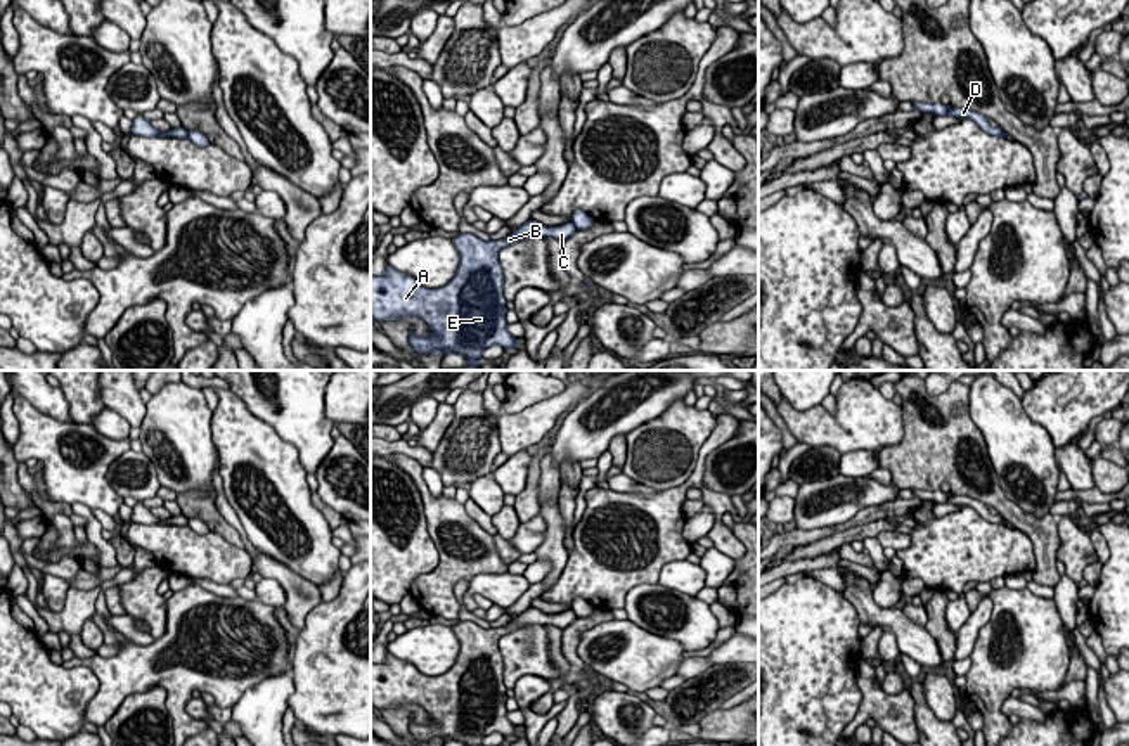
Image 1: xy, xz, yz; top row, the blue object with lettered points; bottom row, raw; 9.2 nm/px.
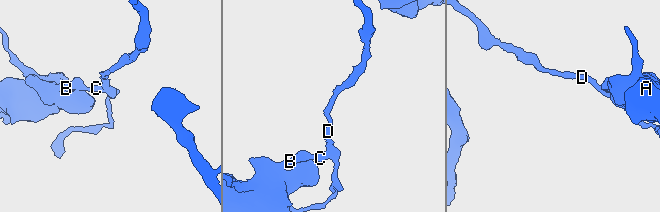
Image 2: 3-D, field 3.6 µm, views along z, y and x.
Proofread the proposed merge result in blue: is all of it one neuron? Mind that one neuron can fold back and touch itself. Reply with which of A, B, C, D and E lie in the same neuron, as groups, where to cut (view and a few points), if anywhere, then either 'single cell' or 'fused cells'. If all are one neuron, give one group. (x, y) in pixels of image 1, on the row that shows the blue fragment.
A B C E / D | xz (572, 220), (577, 229) | fused cells

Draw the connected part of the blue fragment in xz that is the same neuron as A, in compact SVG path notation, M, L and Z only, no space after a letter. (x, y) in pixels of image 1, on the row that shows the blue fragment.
M528 220L506 239L481 241L473 234L450 239L459 253L452 280L442 287L423 287L412 275L386 263L384 275L371 275L371 318L377 322L416 317L426 322L431 334L421 338L409 327L409 344L424 355L440 351L461 353L469 363L461 370L476 370L485 348L499 344L518 348L507 332L504 270L499 251L516 241L552 235L566 241L577 227L566 222L545 227Z

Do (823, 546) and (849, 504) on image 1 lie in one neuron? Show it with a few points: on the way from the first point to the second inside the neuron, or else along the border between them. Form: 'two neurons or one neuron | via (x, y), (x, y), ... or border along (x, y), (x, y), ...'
two neurons | border along (842, 521), (832, 527), (797, 530)

